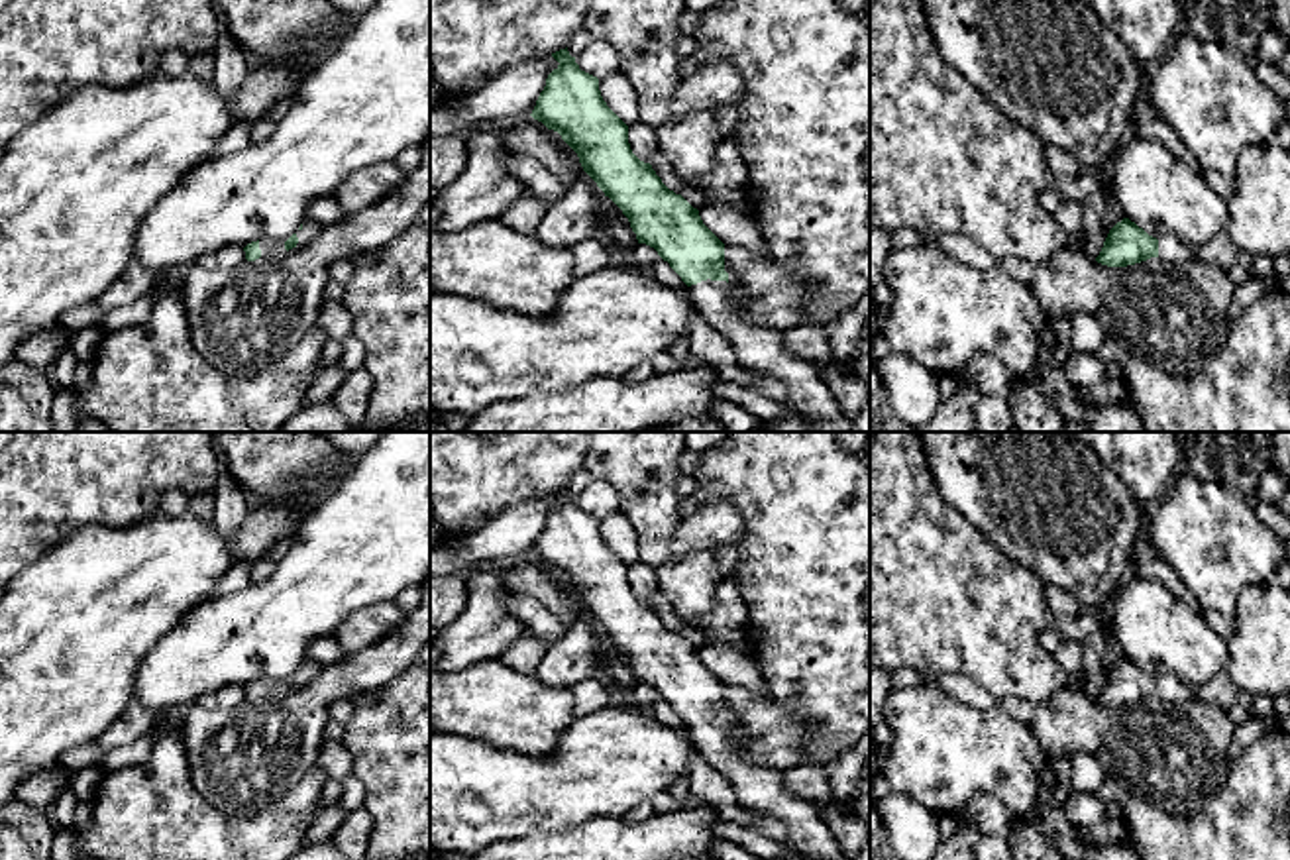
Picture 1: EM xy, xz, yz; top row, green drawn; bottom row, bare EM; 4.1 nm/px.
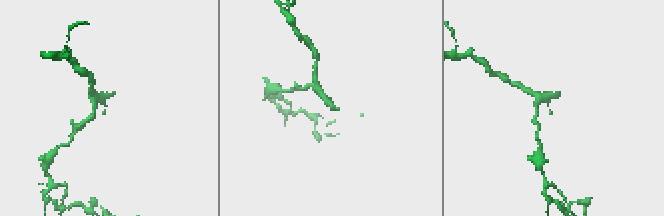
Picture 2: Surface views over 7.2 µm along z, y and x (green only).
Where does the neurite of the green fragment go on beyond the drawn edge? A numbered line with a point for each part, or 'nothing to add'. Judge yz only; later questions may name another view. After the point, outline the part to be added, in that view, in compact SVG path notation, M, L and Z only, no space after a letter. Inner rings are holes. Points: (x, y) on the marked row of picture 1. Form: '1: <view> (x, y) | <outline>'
1: yz (1171, 250) | M1176 238L1158 240L1158 257L1168 263L1182 263L1196 257L1198 247Z

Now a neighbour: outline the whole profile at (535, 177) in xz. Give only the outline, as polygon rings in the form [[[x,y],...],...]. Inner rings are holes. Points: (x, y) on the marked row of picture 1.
[[[509,155],[505,165],[511,177],[540,198],[552,202],[564,190],[564,183],[532,157]]]

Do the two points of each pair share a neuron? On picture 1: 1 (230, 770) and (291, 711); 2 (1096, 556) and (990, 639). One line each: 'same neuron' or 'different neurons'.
1: same neuron
2: different neurons

